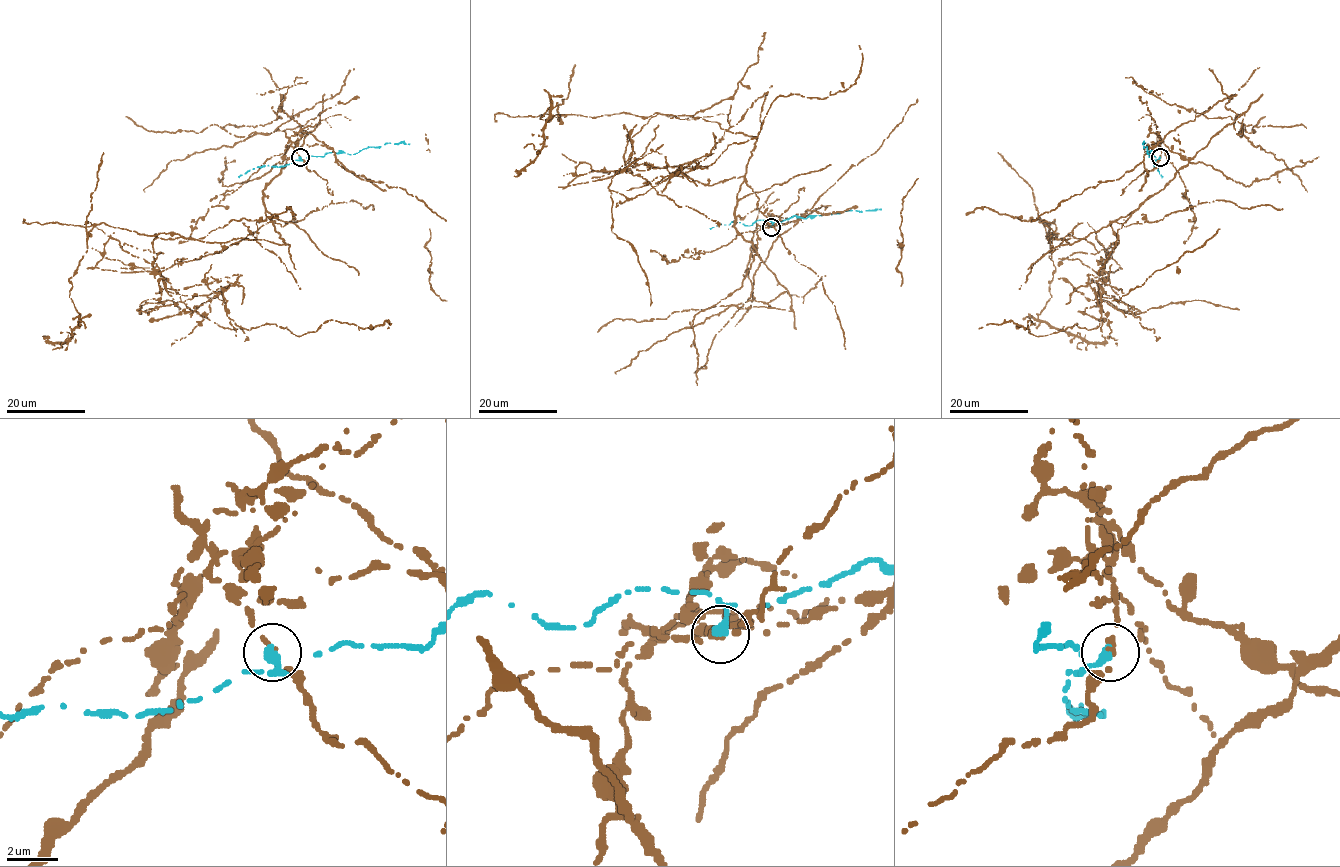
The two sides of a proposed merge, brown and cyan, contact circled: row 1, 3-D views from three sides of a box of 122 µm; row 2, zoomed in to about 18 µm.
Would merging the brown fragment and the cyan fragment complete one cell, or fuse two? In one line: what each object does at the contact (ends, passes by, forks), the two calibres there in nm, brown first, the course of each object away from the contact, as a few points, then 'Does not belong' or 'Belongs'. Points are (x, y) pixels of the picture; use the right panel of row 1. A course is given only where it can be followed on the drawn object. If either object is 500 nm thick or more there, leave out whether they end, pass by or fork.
At the ring brown passes by. At the ring cyan ends. Thickness 170 nm (brown) against 400 nm. Course of brown: (1161, 157), (1188, 160), (1137, 209), (1047, 238), (1103, 260), (1100, 325), (978, 328). Course of cyan: (1160, 157), (1156, 160), (1154, 155), (1149, 156), (1152, 152), (1148, 154), (1143, 144). Does not belong

